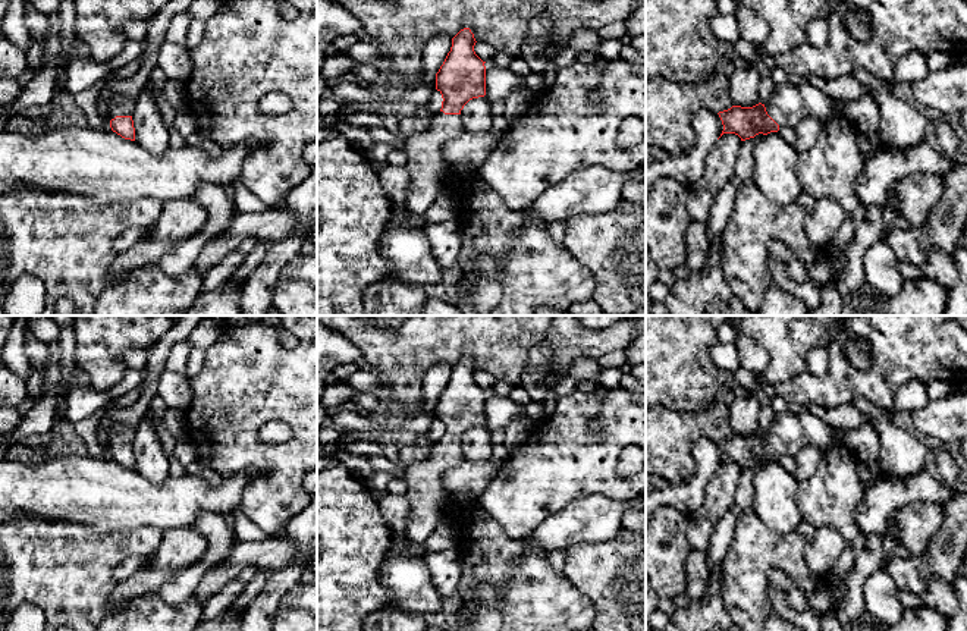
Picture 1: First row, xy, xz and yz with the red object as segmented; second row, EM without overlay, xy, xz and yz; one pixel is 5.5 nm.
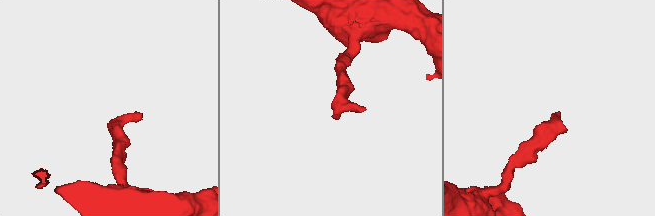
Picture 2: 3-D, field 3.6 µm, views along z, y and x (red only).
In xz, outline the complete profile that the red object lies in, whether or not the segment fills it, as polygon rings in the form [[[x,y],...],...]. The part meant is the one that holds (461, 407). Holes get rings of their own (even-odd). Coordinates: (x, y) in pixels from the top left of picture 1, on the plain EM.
[[[470,357],[461,358],[452,367],[450,380],[436,402],[442,437],[430,446],[430,458],[404,467],[411,509],[402,536],[411,543],[424,546],[437,527],[440,506],[450,497],[443,475],[465,461],[461,449],[464,434],[486,424],[486,390],[475,383],[475,371]]]

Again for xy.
[[[114,424],[109,433],[112,459],[131,470],[135,470],[134,436],[135,430],[122,424]]]

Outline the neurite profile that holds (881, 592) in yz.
[[[876,569],[863,586],[864,612],[886,627],[895,625],[905,610],[898,591],[895,580],[886,569]]]

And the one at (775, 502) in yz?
[[[778,461],[756,471],[751,509],[769,531],[785,536],[803,522],[797,502],[798,483],[795,474],[789,474]]]

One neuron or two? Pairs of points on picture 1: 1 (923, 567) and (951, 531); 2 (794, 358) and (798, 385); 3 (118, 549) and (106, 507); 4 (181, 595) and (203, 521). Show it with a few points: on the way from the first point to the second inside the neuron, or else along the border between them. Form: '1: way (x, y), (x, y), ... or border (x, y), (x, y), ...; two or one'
1: way (932, 558), (950, 540); one
2: border (796, 376), (774, 386); two
3: border (79, 523), (103, 531), (129, 531), (147, 527); two
4: way (191, 577), (213, 555), (213, 539); one

